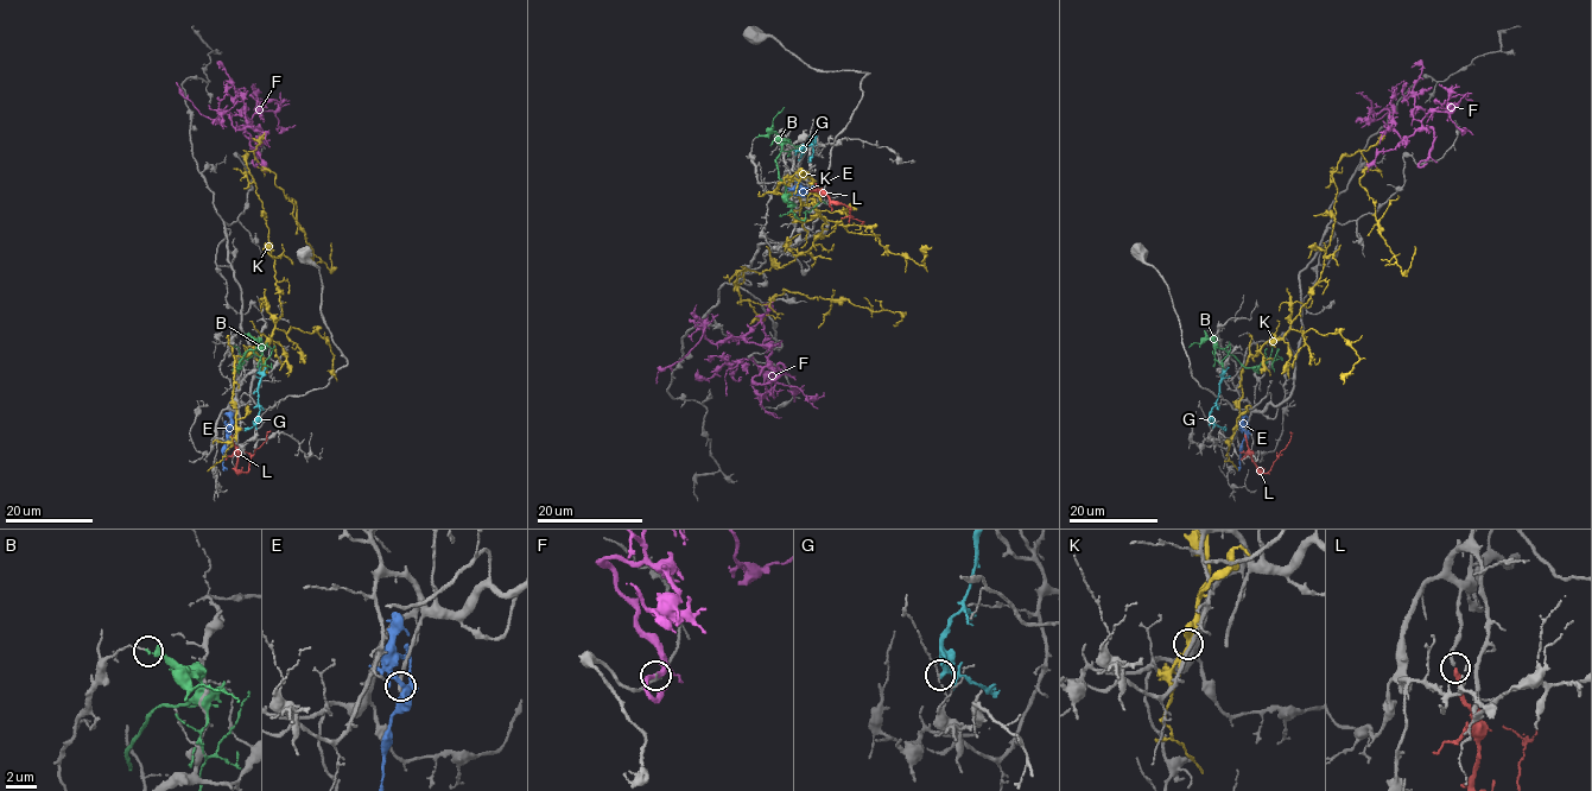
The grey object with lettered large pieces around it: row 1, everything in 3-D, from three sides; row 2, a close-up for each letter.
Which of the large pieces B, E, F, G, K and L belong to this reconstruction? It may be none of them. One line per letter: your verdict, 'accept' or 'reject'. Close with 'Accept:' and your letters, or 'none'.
B: reject
E: reject
F: reject
G: reject
K: reject
L: accept
Accept: L

